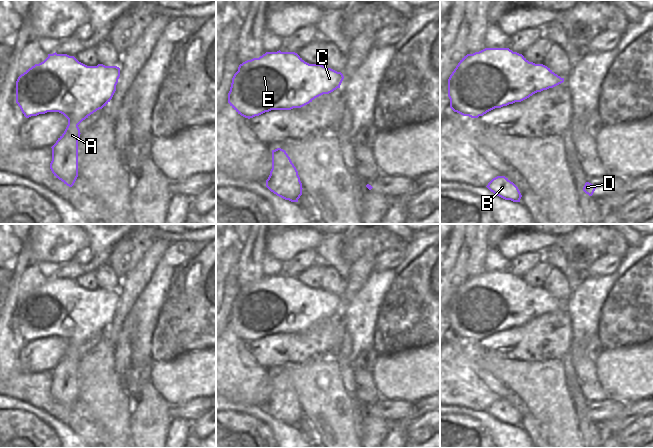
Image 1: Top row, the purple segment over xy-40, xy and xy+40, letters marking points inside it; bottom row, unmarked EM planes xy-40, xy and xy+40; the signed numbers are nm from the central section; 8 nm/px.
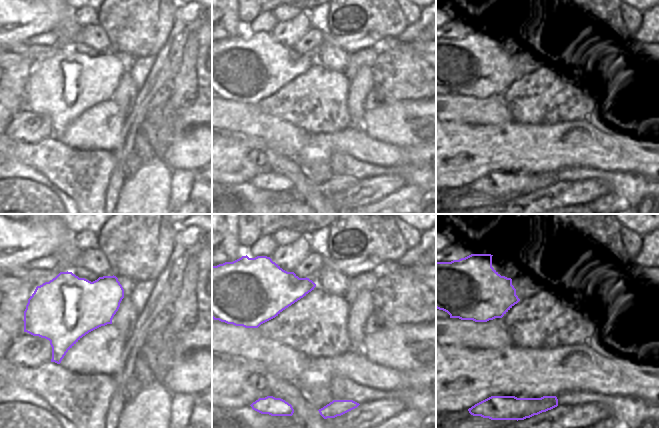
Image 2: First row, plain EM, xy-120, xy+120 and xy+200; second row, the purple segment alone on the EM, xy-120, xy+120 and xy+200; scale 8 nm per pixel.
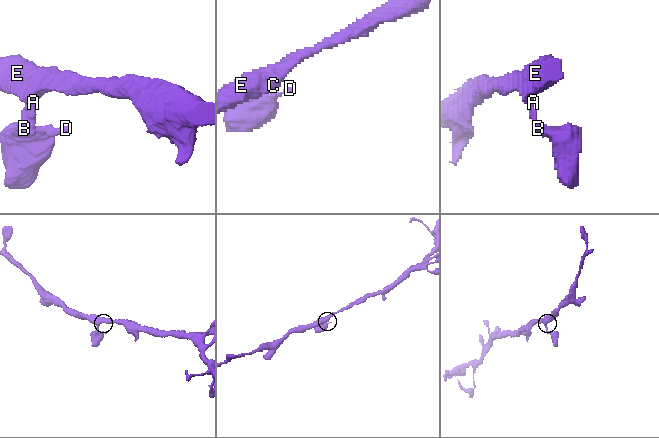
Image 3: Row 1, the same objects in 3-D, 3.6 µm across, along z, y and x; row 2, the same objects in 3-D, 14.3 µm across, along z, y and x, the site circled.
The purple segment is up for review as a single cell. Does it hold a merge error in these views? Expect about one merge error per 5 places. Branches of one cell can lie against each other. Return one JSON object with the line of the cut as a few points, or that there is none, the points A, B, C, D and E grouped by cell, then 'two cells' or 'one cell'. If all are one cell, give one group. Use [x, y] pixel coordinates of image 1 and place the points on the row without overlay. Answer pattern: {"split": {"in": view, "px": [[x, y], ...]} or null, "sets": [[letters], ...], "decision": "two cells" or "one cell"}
{"split": null, "sets": [["A", "B", "C", "D", "E"]], "decision": "one cell"}

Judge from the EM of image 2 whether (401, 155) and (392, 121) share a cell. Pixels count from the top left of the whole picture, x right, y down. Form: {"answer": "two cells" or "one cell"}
{"answer": "two cells"}

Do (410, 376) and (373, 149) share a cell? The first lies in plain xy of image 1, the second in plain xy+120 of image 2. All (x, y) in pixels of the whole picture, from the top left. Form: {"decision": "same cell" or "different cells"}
{"decision": "different cells"}

